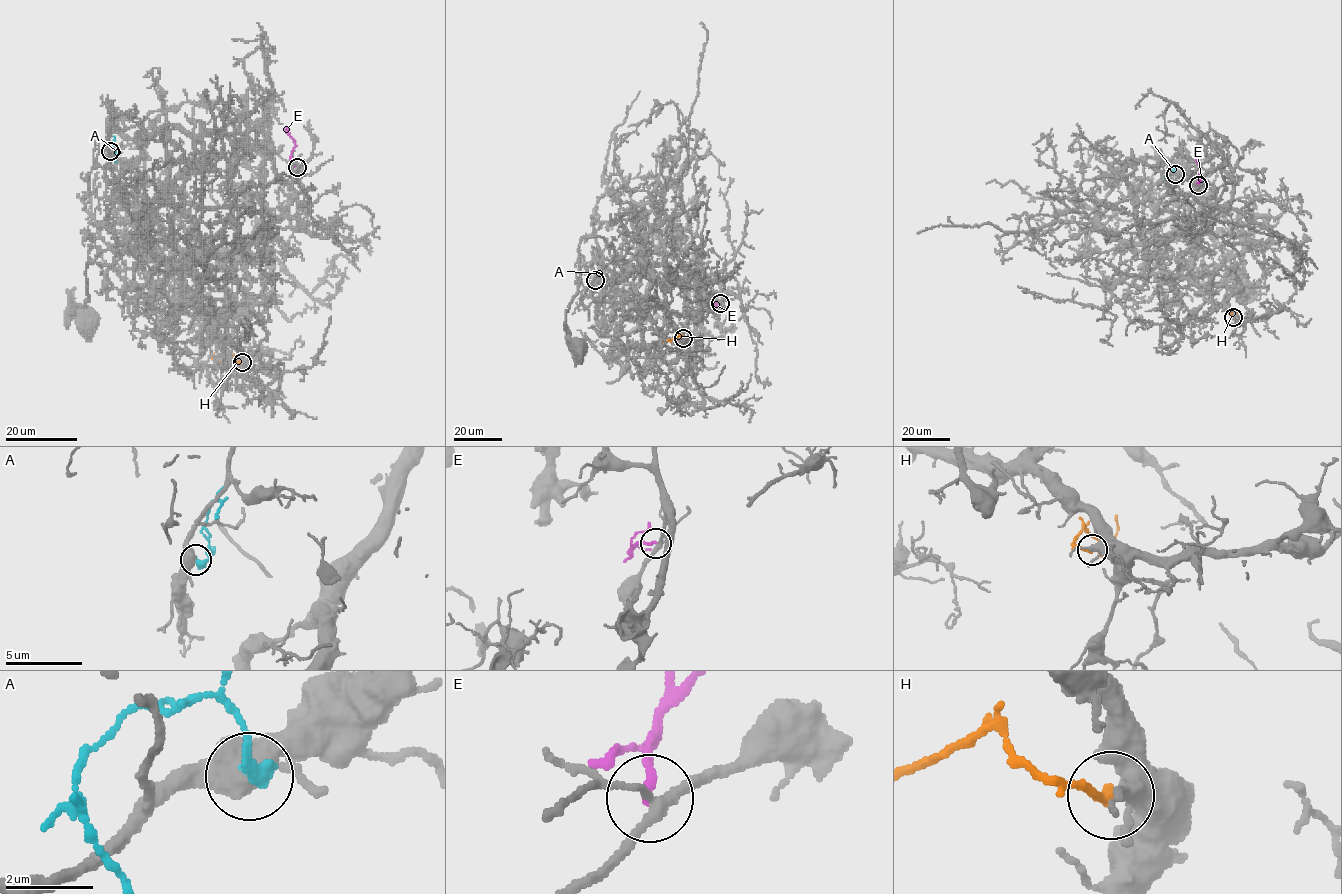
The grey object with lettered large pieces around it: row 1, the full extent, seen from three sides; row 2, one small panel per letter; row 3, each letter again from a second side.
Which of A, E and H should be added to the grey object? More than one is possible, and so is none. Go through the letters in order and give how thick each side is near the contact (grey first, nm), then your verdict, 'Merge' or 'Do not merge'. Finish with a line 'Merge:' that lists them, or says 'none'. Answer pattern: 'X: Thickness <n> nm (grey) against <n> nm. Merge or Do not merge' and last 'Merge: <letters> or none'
A: Thickness 500 nm (grey) against 380 nm. Do not merge
E: Thickness 220 nm (grey) against 200 nm. Do not merge
H: Thickness 300 nm (grey) against 280 nm. Do not merge
Merge: none

